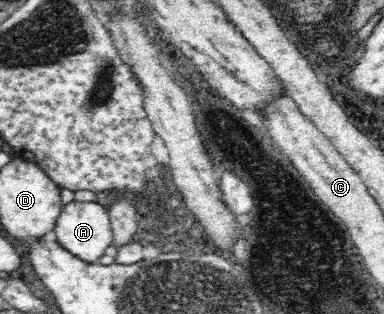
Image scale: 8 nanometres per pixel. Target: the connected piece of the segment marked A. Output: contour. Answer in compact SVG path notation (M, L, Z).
M71 201L63 205L54 226L56 241L76 258L88 264L98 263L104 256L107 247L112 243L112 226L107 210L97 201Z

